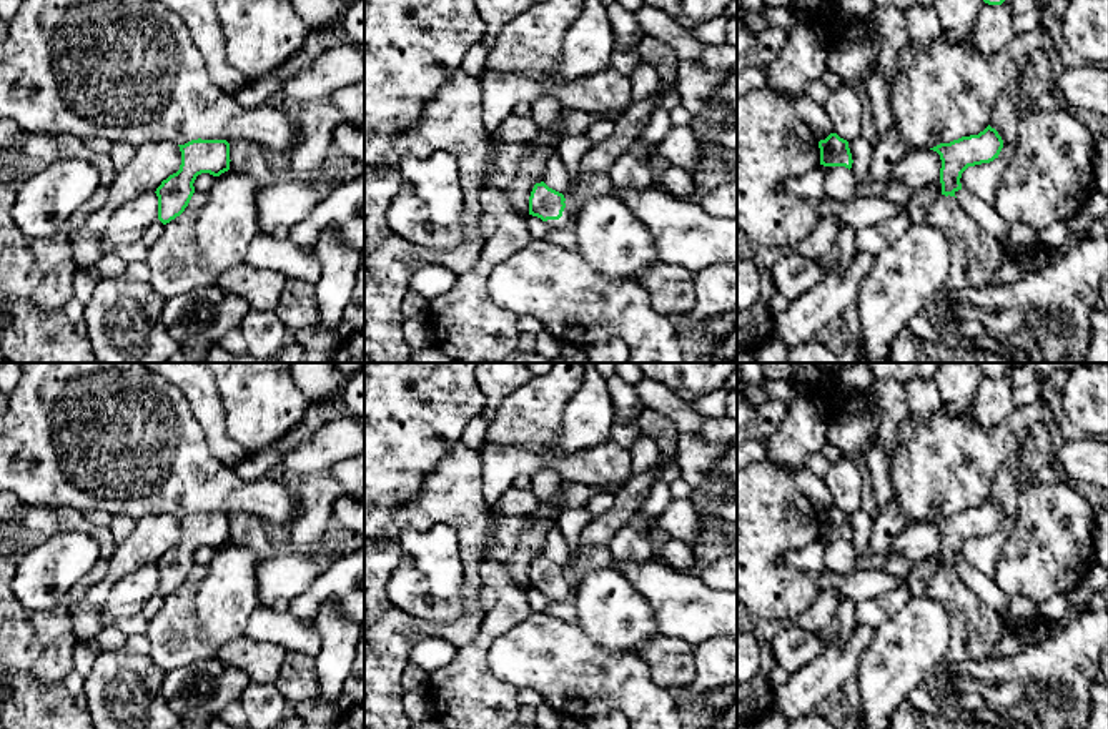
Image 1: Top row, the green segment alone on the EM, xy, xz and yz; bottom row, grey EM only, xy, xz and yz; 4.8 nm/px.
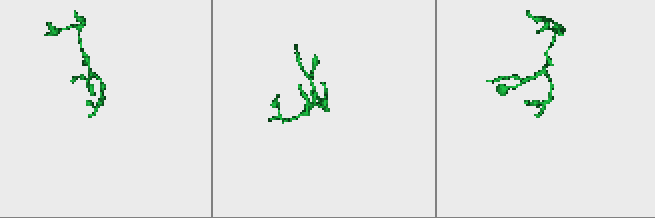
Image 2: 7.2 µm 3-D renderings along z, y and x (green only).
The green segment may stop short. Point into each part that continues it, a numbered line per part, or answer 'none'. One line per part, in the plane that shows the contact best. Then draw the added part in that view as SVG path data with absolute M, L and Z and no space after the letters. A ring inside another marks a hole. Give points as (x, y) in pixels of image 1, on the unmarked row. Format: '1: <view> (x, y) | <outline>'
1: xz (559, 596) | M564 581L562 589L559 593L547 593L546 596L551 601L551 604L554 604L554 603L564 603L567 594L569 594L569 584Z

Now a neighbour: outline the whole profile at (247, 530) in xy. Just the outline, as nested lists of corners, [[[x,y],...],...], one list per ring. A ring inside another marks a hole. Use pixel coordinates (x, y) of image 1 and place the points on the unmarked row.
[[[238,511],[230,516],[230,541],[236,546],[250,549],[258,559],[270,559],[278,548],[275,548],[256,514]]]

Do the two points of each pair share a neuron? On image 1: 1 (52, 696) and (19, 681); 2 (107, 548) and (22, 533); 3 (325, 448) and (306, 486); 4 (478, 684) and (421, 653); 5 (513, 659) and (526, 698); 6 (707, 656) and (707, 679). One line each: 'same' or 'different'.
1: same
2: same
3: different
4: different
5: different
6: same

